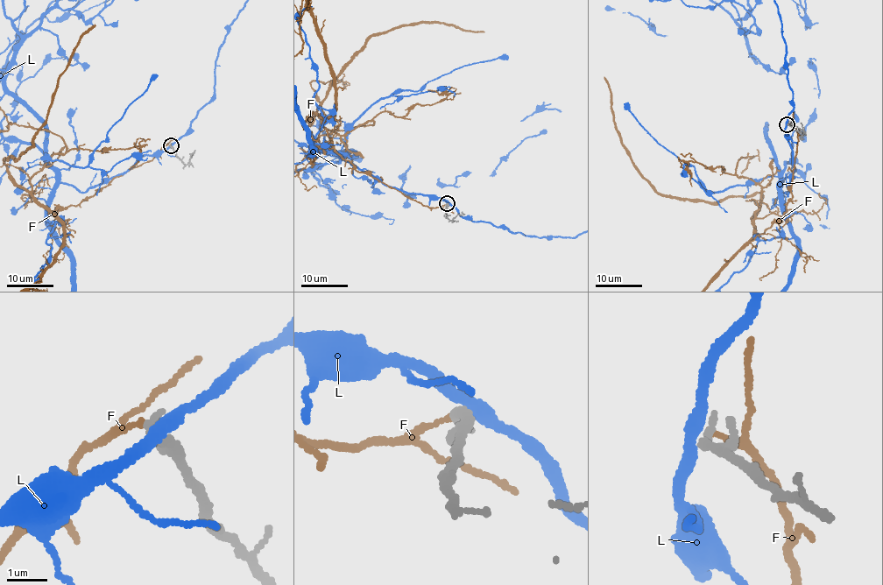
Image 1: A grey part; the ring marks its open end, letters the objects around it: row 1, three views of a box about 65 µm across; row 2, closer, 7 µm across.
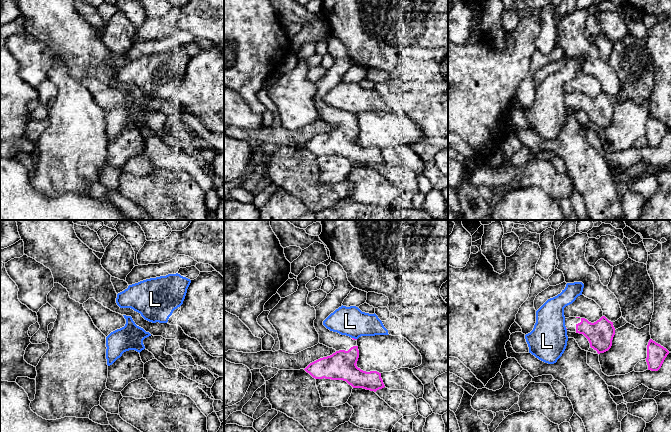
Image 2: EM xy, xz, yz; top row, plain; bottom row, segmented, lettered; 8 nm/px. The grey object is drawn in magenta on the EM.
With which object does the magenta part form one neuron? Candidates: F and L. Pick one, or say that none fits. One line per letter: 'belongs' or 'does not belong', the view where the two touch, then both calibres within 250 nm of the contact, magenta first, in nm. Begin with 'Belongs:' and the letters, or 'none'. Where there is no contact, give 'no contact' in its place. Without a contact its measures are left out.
Belongs: none
F: does not belong | no contact
L: does not belong | xz | 20/240 nm

